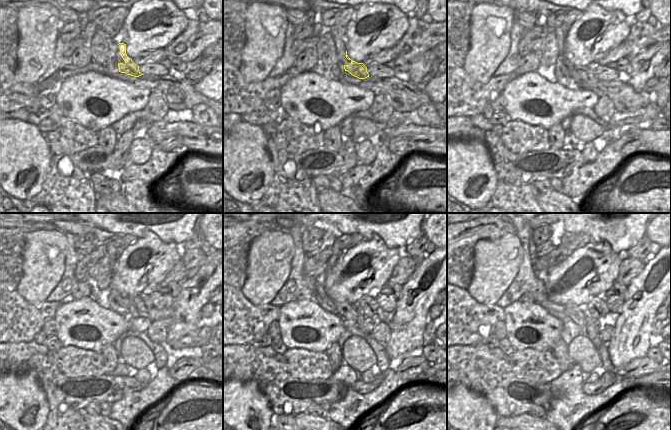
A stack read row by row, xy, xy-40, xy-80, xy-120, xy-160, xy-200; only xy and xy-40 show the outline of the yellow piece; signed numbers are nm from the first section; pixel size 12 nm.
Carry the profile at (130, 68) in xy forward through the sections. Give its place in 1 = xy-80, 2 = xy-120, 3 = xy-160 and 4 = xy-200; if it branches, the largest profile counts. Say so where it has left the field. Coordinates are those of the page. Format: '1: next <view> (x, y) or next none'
1: next xy-80 (586, 73)
2: next xy-120 (143, 302)
3: next xy-160 (369, 305)
4: next xy-200 (596, 307)

